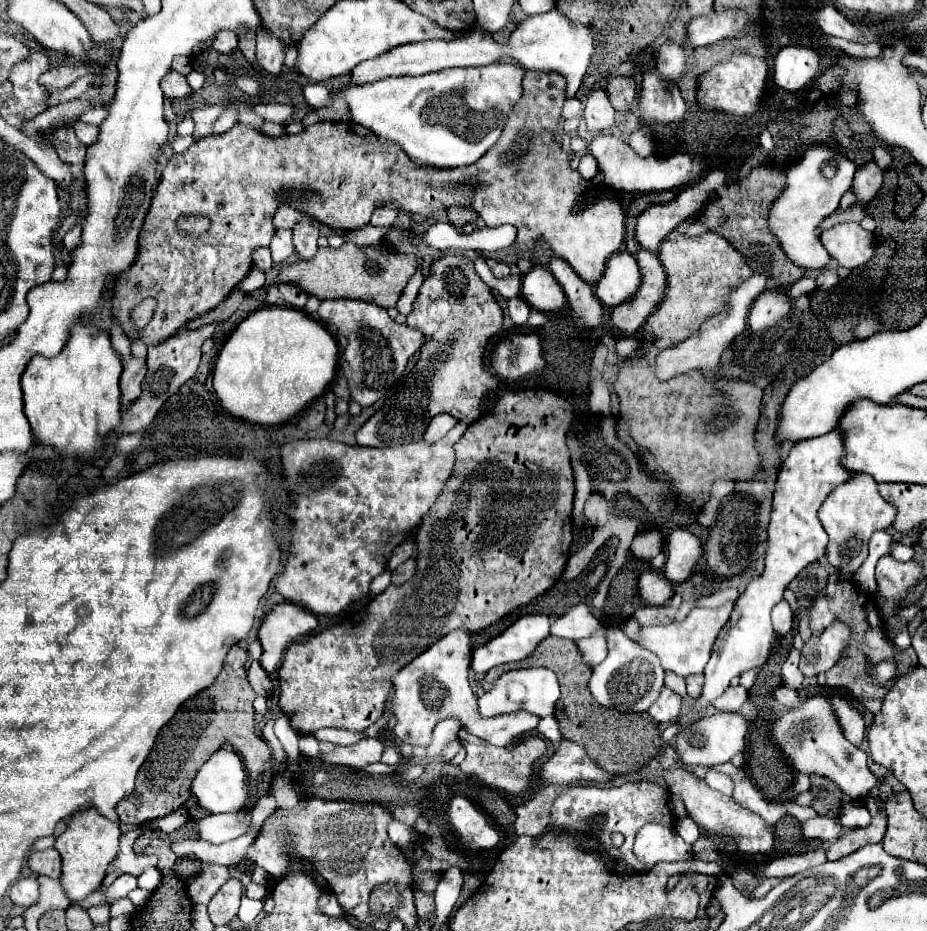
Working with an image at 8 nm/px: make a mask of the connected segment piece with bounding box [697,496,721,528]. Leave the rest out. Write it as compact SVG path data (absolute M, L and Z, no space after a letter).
M711 496L711 500L709 500L709 504L705 506L705 510L703 510L703 514L699 514L699 522L703 524L703 527L710 527L717 519L717 510L721 500L717 500L717 496Z

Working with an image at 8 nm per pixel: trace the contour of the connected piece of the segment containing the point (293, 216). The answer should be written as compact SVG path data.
M281 206L277 212L275 212L275 218L273 218L273 226L275 228L293 228L293 224L297 220L301 220L301 212L293 210L291 206Z

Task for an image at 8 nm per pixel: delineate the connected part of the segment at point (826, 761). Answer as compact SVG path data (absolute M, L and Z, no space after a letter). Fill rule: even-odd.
M813 696L793 710L781 708L779 712L783 714L773 720L771 736L777 740L777 746L785 752L785 758L793 764L793 768L797 768L797 772L825 776L853 800L863 800L869 796L871 788L877 784L877 778L869 770L867 754L841 736L841 728L837 728L833 710L829 708L829 700L825 696Z

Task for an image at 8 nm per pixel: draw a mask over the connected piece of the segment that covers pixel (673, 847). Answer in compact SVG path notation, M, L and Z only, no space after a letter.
M651 822L637 832L633 854L645 866L643 872L649 872L659 862L687 860L691 856L691 846L683 842L675 828L665 828L659 822Z

